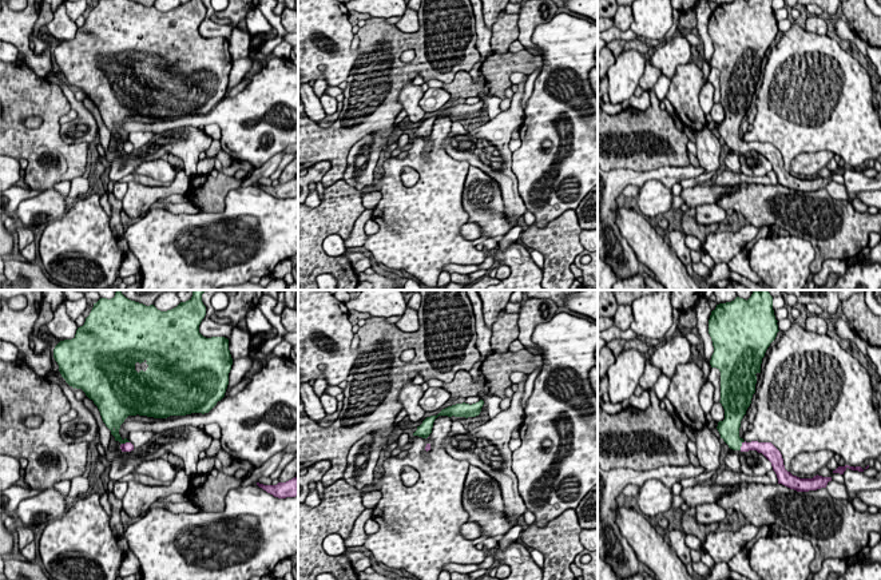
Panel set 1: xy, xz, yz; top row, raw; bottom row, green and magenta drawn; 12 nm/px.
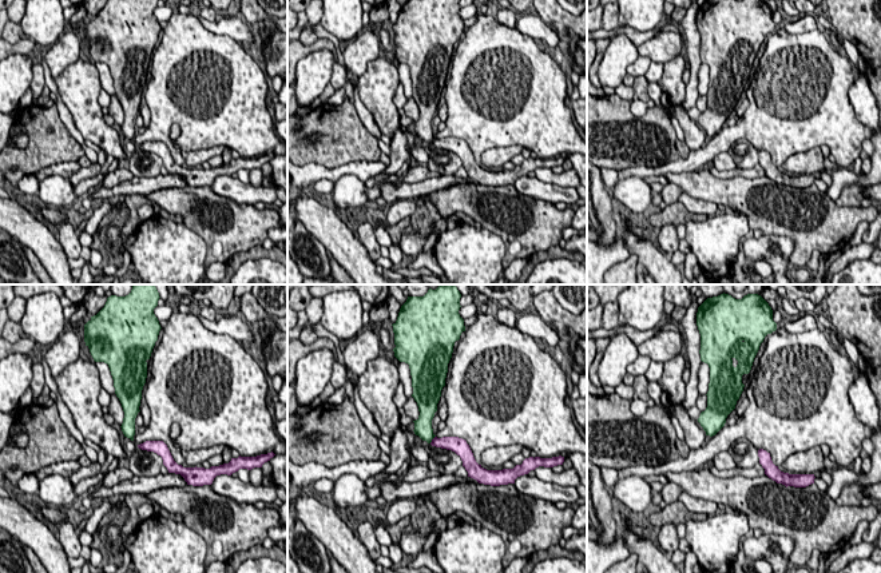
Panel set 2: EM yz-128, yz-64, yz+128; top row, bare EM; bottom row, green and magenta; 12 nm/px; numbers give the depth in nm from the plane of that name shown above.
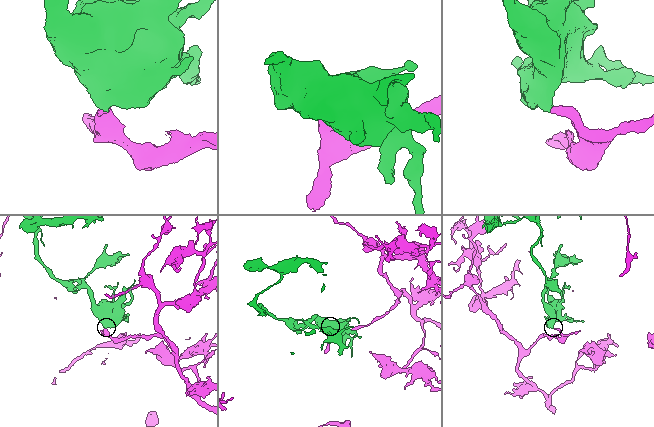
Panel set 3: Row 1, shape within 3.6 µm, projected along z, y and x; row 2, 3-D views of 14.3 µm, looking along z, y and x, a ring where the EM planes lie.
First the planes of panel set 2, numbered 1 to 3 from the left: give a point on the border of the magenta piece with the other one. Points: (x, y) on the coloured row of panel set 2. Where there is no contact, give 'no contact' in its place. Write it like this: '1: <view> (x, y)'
1: no contact
2: yz-64 (432, 438)
3: no contact

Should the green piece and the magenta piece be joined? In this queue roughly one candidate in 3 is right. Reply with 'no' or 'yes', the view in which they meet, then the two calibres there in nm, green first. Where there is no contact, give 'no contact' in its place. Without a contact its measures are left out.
yes | yz | 260/130 nm

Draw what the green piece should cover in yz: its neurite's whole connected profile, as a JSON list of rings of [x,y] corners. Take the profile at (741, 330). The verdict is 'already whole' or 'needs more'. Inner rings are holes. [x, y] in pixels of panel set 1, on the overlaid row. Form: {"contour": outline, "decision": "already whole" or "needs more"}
{"contour": [[[754,290],[747,301],[737,297],[711,311],[709,334],[714,353],[710,365],[721,372],[719,402],[725,409],[725,420],[718,422],[717,429],[730,449],[762,453],[771,462],[778,484],[797,492],[817,490],[826,488],[832,477],[793,476],[771,442],[746,442],[739,437],[741,421],[755,393],[755,374],[761,373],[762,358],[779,331],[777,322],[767,290]]], "decision": "needs more"}

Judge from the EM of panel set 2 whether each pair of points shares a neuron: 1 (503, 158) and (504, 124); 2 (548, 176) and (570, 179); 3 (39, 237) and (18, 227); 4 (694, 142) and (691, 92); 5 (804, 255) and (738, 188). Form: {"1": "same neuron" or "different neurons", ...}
{"1": "different neurons", "2": "same neuron", "3": "same neuron", "4": "different neurons", "5": "same neuron"}

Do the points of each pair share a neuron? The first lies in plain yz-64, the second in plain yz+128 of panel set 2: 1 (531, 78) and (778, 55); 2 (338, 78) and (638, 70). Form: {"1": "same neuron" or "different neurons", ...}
{"1": "same neuron", "2": "same neuron"}

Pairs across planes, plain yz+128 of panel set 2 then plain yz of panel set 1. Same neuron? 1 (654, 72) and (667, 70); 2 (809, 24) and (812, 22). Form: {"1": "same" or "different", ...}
{"1": "different", "2": "same"}

